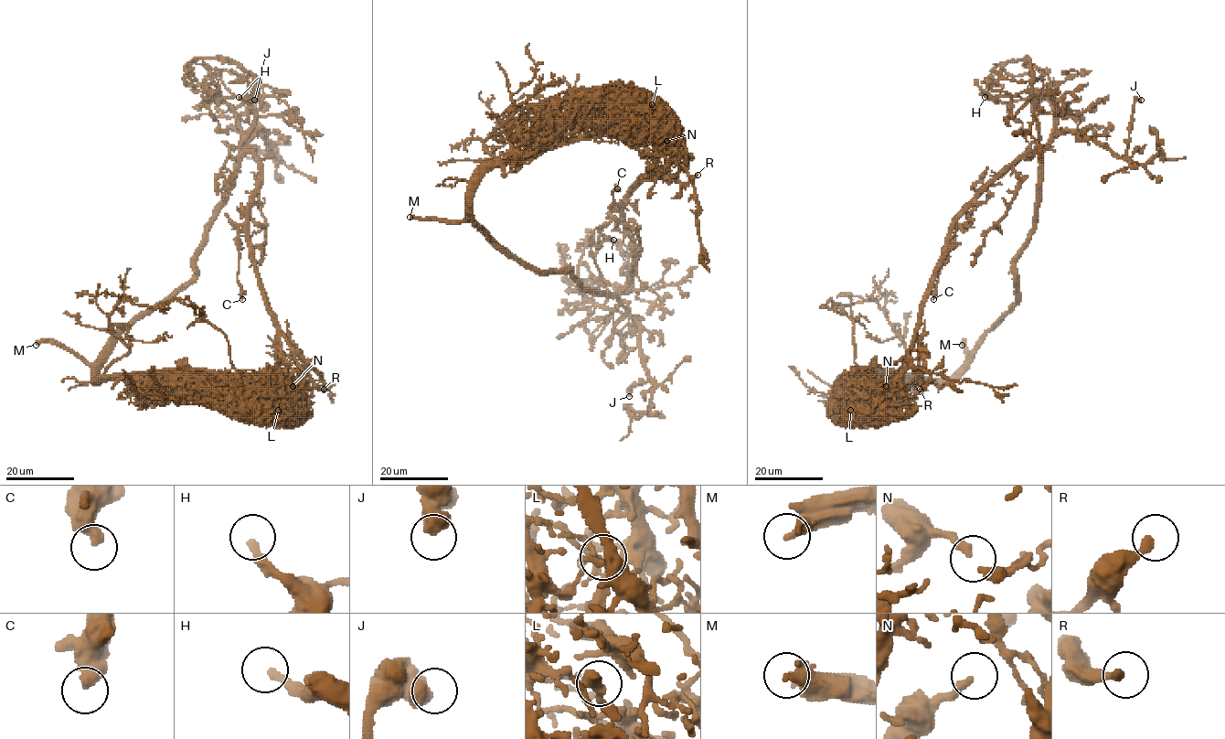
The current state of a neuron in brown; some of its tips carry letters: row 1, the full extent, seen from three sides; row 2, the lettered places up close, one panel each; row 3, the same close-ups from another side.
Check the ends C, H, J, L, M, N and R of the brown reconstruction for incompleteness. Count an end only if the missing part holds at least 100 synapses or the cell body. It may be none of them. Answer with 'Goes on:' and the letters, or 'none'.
Goes on: M

